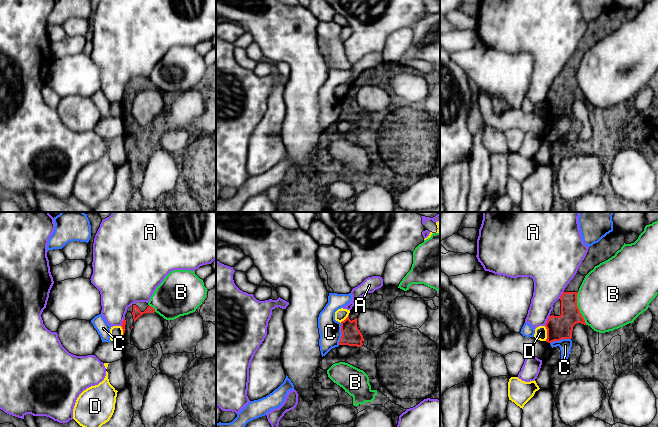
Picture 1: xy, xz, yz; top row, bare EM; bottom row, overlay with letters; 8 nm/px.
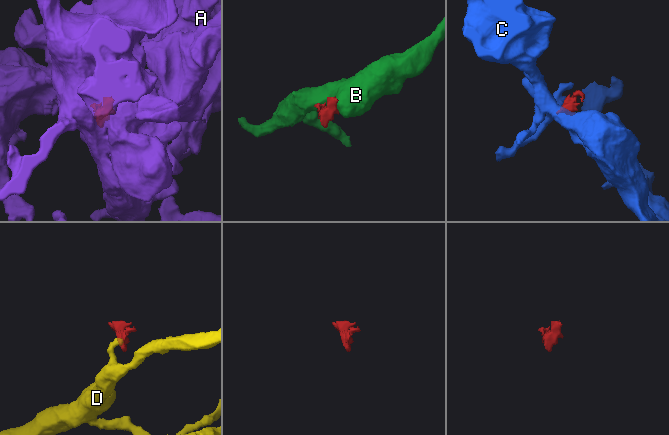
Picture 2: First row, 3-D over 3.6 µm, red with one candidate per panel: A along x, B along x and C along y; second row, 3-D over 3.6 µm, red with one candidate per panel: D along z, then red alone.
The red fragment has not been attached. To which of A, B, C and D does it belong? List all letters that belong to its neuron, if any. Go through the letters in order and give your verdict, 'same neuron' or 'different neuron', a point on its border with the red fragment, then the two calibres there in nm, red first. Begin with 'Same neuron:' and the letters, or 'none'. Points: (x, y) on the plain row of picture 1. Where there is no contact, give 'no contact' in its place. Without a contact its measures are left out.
Same neuron: none
A: different neuron; meets red in yz at (547, 96); 190 nm thick on the red side, 220 nm on the other
B: different neuron; meets red in yz at (578, 84); 190 nm thick on the red side, 480 nm on the other
C: different neuron; meets red in xz at (342, 110); 160 nm thick on the red side, 180 nm on the other
D: different neuron; meets red in yz at (547, 109); 190 nm thick on the red side, 100 nm on the other

